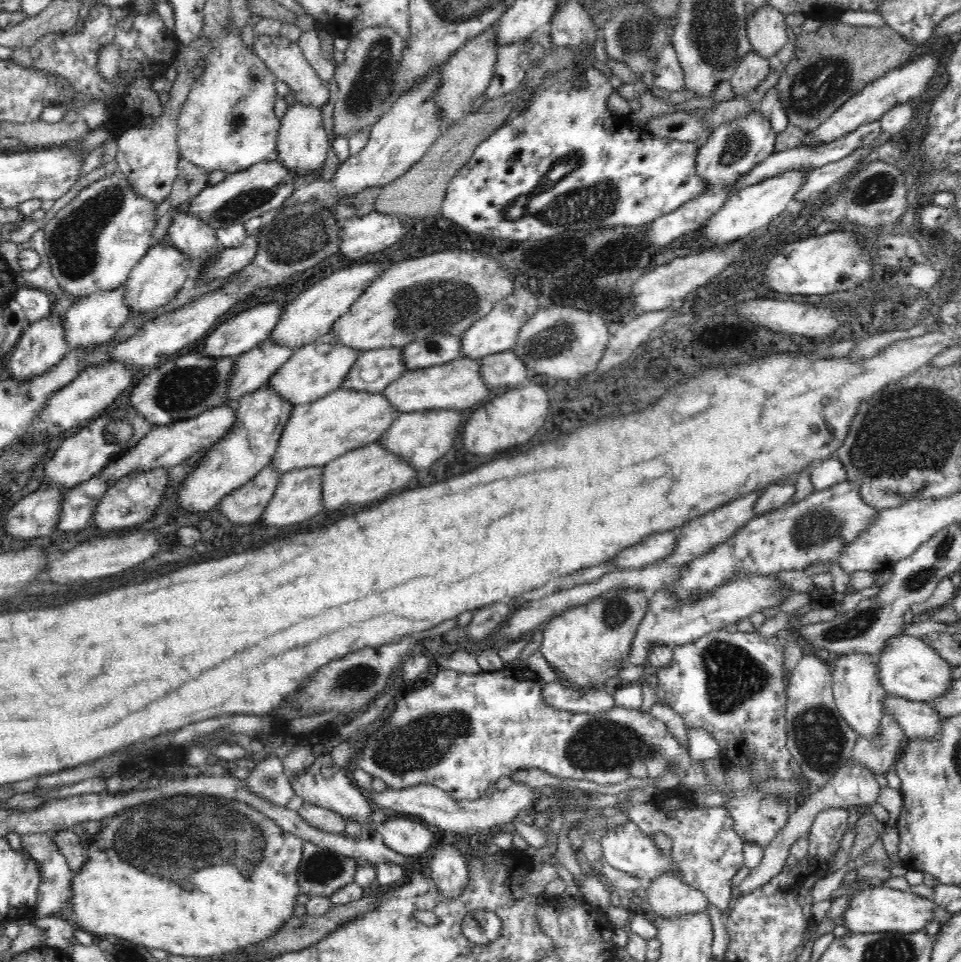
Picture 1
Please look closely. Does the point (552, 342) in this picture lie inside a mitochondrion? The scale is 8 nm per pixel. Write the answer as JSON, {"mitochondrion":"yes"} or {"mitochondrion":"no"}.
{"mitochondrion":"yes"}

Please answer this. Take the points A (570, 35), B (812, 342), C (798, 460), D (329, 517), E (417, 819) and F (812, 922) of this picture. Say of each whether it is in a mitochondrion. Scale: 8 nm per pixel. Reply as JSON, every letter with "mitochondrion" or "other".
{"A":"other","B":"other","C":"other","D":"other","E":"other","F":"other"}

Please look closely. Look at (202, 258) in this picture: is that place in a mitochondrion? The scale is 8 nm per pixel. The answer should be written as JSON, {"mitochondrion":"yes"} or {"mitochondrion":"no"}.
{"mitochondrion":"no"}

